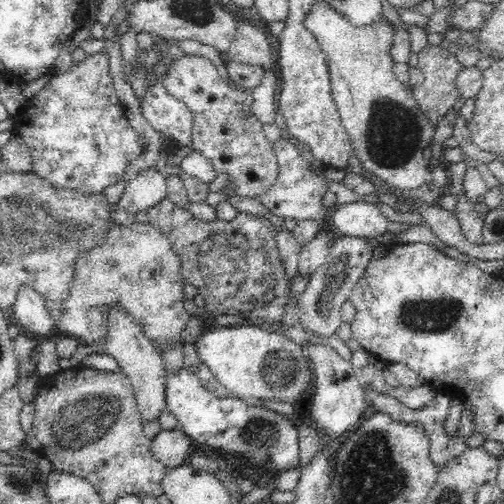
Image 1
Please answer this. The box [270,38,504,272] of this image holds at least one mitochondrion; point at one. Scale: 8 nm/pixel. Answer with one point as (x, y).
(391, 136)

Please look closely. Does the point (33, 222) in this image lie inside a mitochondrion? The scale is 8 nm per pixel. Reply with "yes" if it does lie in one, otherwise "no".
yes

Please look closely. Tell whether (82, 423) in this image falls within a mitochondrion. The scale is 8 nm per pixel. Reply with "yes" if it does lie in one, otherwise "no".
yes

